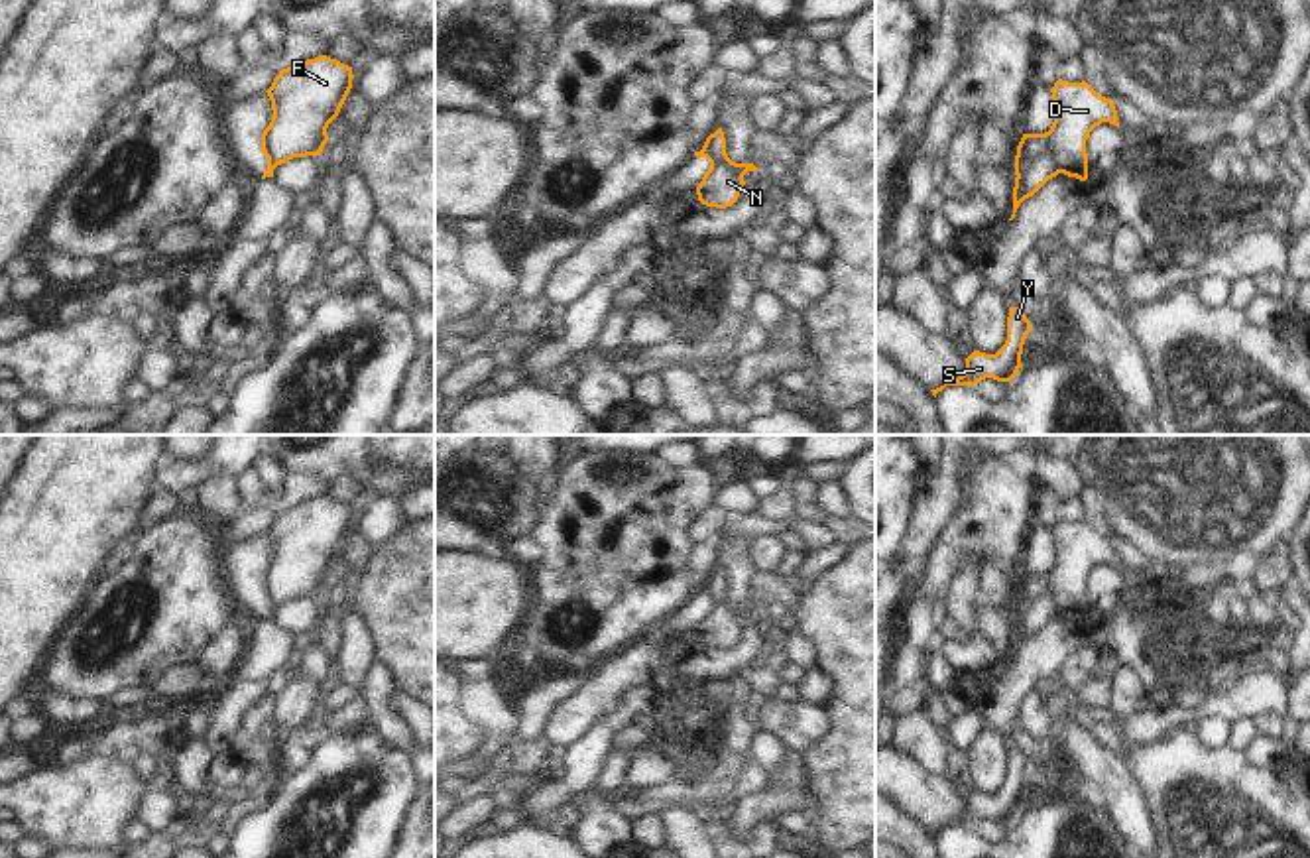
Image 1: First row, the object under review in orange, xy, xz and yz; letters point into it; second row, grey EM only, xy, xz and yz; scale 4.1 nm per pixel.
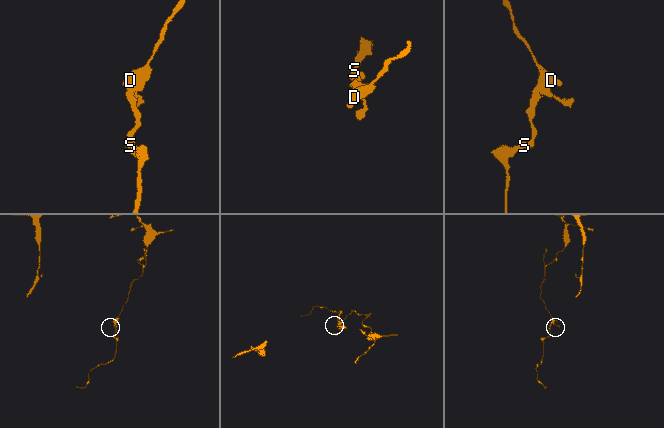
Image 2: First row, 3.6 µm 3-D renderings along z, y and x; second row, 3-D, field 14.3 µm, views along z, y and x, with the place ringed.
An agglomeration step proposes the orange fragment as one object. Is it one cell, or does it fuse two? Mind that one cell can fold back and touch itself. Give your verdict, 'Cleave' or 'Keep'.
Cleave.

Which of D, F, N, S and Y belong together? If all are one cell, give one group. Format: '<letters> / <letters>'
D F N / S Y

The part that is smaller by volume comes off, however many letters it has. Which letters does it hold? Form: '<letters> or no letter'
S, Y.

